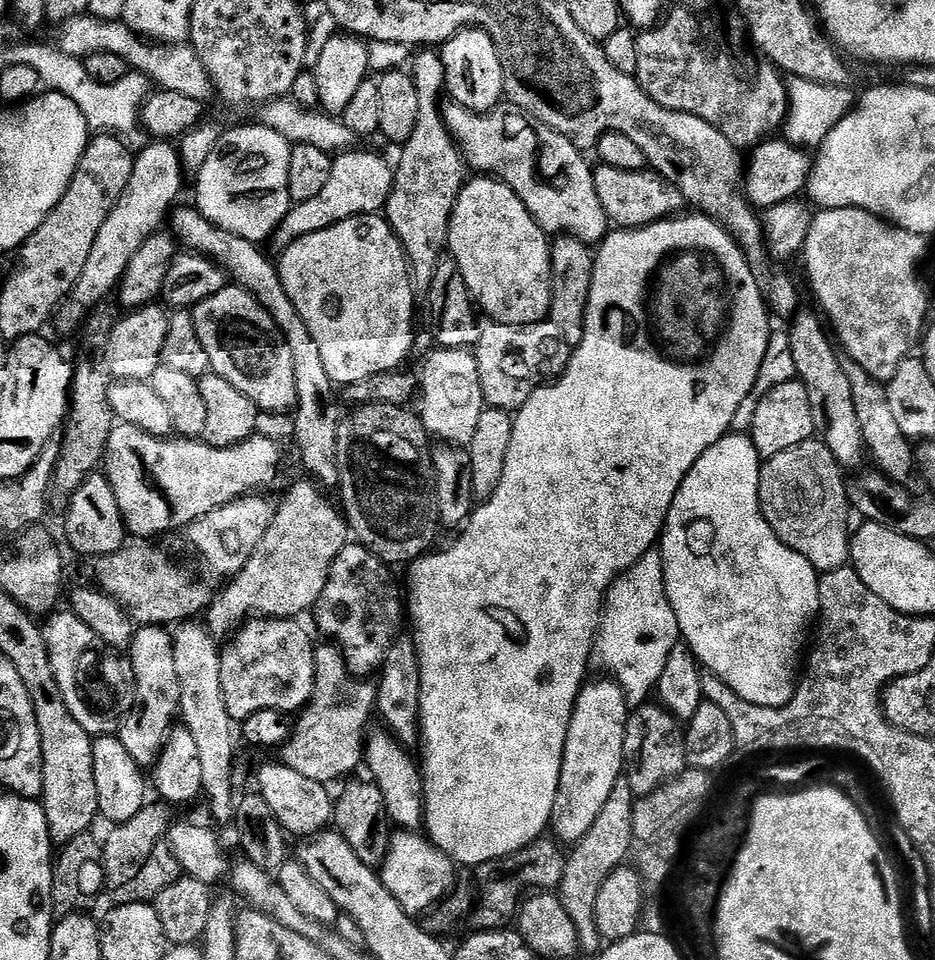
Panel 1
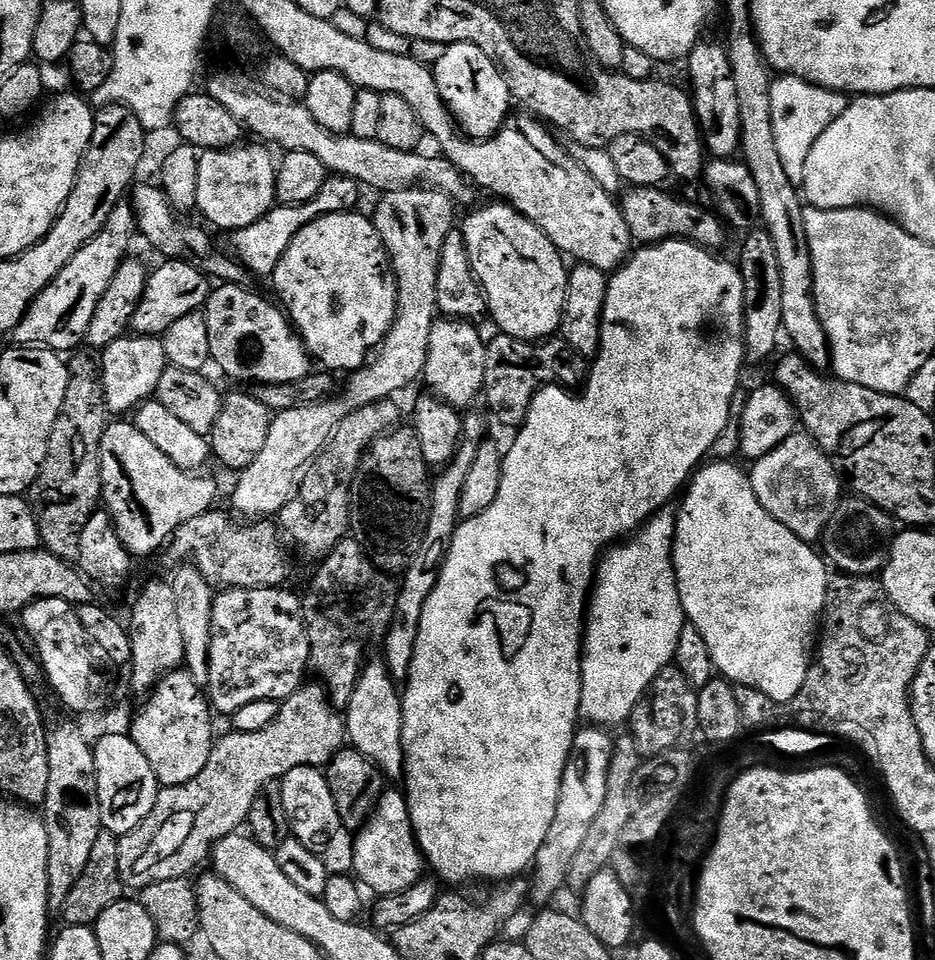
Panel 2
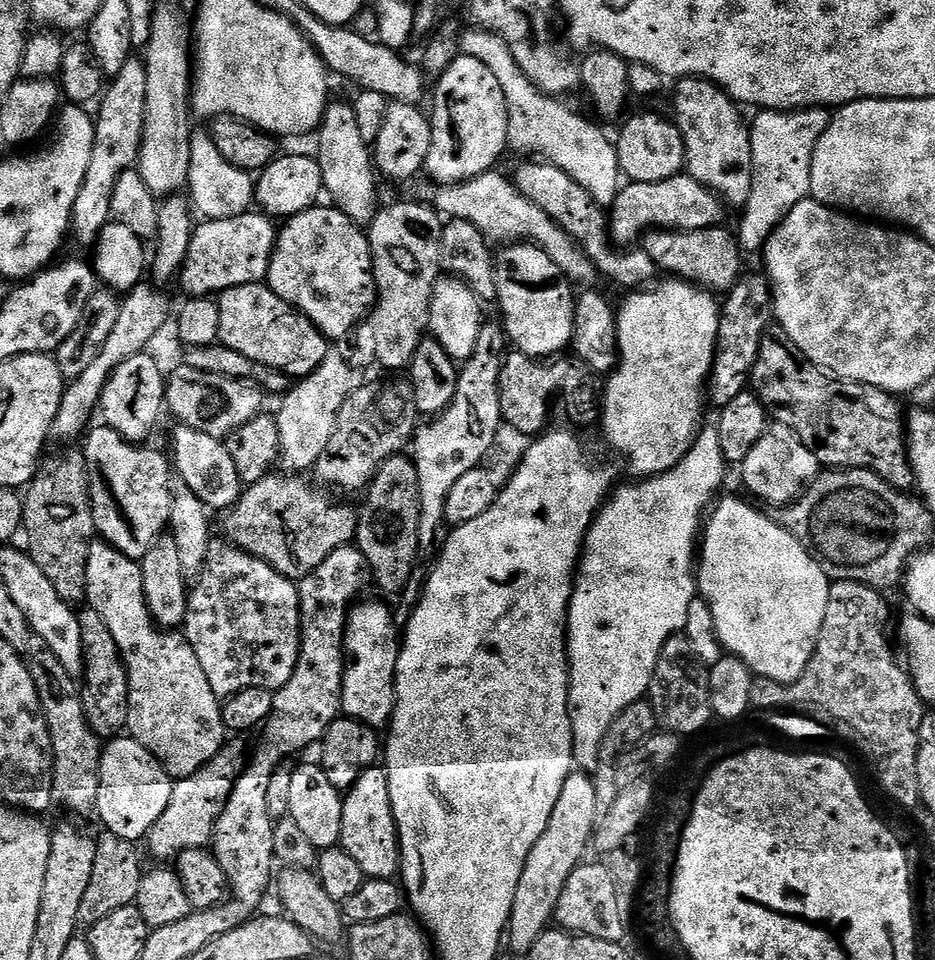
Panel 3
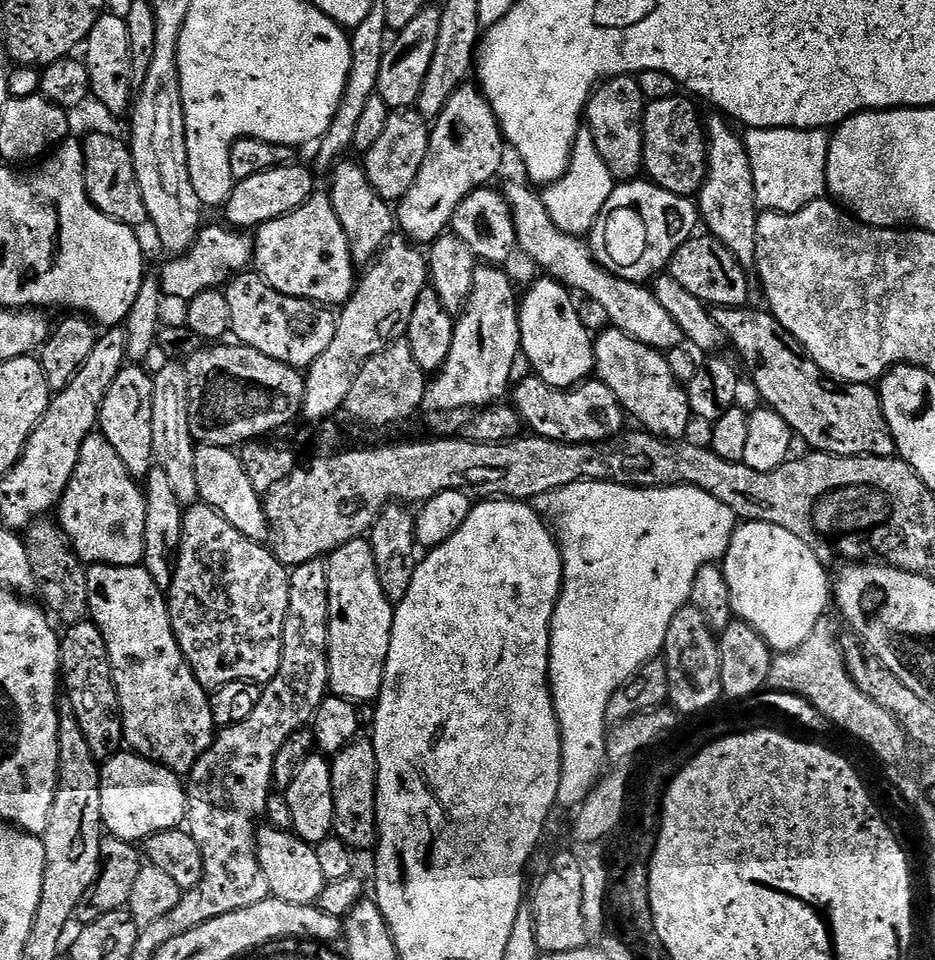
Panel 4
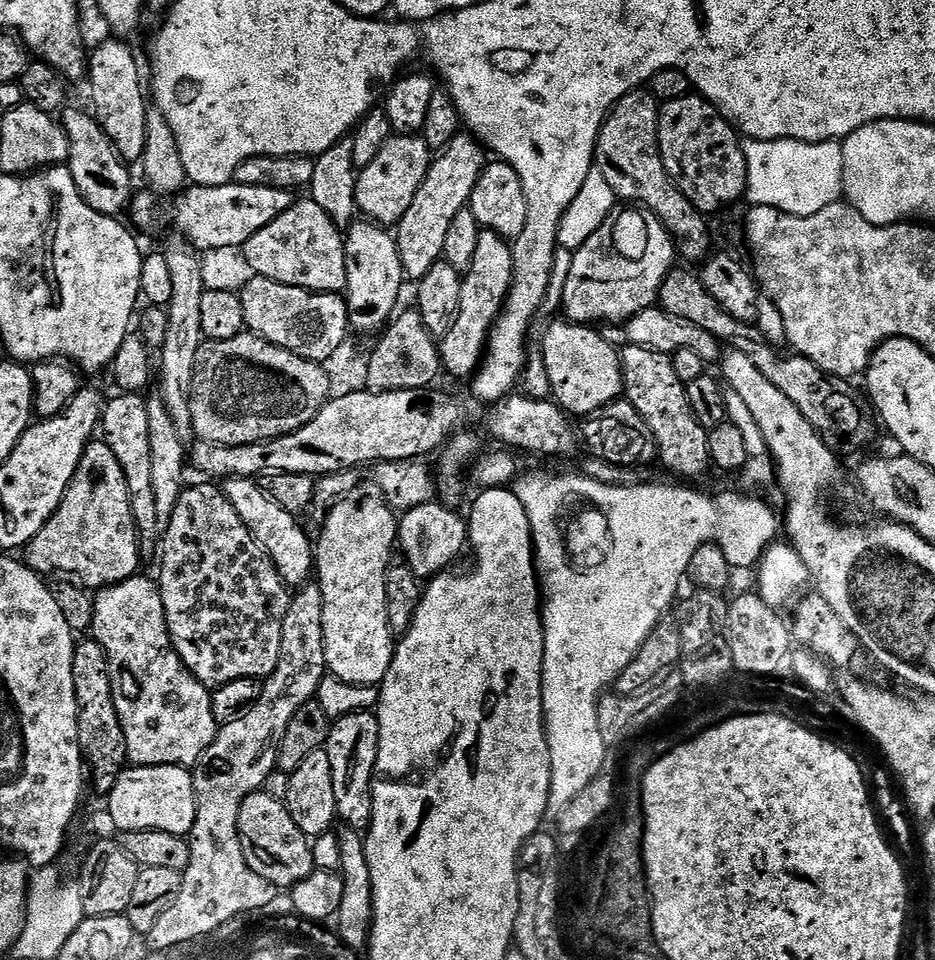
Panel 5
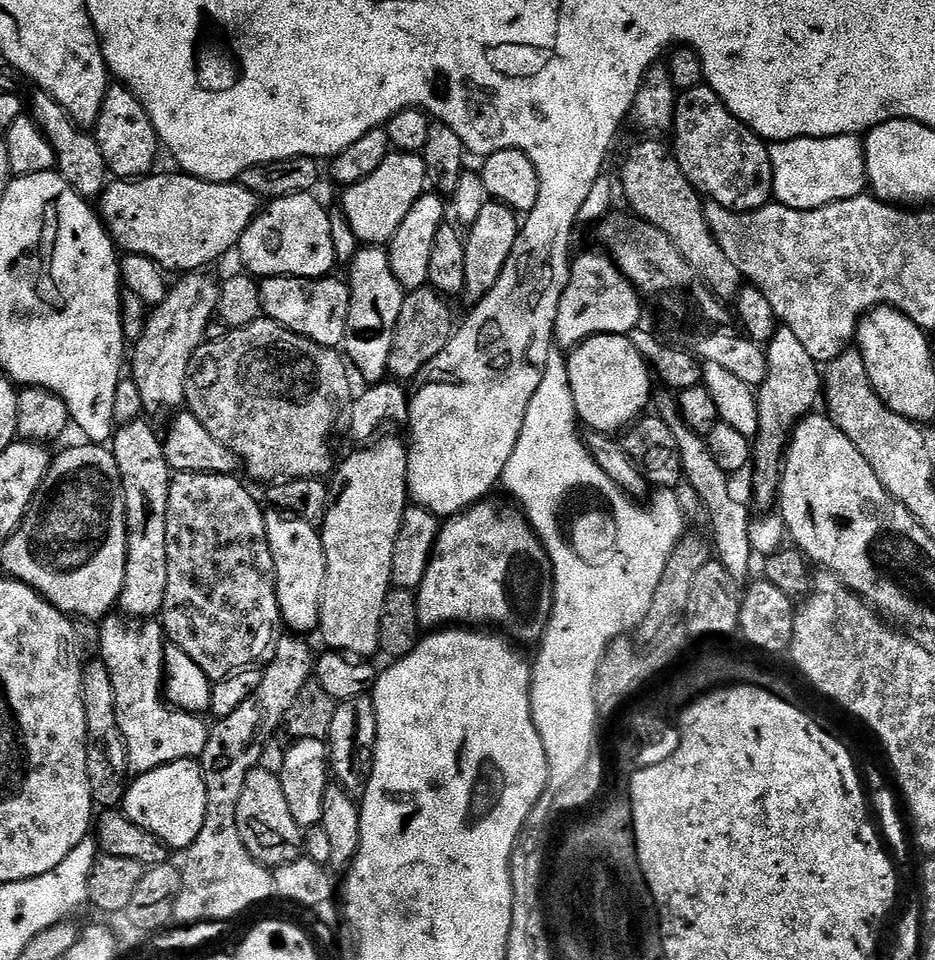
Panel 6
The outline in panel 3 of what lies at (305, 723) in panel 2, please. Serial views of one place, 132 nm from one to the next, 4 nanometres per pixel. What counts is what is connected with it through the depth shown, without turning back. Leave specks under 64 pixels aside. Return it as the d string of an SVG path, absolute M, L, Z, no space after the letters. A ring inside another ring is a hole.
M225 743L218 755L209 764L202 766L202 770L173 783L170 802L166 802L162 818L154 822L146 837L148 852L156 862L172 862L186 850L208 848L211 845L212 835L224 809L228 792L242 771L242 761L245 759L243 756L242 745Z

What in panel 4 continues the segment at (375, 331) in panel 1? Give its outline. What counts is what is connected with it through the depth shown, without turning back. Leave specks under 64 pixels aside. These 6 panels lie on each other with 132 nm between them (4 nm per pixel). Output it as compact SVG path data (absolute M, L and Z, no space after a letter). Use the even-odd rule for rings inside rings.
M313 194L298 210L255 229L254 268L282 294L325 306L343 306L356 290L358 272L352 263L346 230L334 214L331 199L320 195Z

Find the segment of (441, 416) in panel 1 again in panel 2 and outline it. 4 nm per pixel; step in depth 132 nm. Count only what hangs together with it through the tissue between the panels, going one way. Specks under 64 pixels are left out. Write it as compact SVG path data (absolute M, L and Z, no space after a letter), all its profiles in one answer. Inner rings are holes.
M440 318L430 330L430 350L424 367L423 383L428 383L427 391L431 395L458 410L471 409L475 405L472 403L481 399L484 390L488 345L476 328L479 327L467 320Z

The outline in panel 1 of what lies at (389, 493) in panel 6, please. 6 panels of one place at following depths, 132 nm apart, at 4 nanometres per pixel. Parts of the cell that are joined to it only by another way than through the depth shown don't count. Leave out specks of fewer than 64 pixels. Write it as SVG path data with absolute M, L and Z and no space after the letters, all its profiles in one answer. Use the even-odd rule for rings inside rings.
M387 730L367 733L364 741L363 763L368 764L367 775L372 783L382 790L384 813L389 821L400 830L416 830L424 823L424 773L405 745L397 742Z

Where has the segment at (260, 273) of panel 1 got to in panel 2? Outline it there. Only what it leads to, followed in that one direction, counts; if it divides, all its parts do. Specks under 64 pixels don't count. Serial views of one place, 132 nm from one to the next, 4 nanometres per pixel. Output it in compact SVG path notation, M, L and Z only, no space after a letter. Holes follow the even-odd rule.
M137 183L130 192L130 203L132 213L136 215L137 233L153 248L156 252L161 252L161 257L170 260L186 260L194 262L213 281L225 284L247 285L250 280L250 273L235 255L223 252L216 248L212 241L213 233L207 227L199 228L196 224L183 224L181 217L170 206L163 188L159 183L152 184ZM132 196L132 197L131 197ZM208 232L209 233L208 233ZM228 255L228 256L227 256Z

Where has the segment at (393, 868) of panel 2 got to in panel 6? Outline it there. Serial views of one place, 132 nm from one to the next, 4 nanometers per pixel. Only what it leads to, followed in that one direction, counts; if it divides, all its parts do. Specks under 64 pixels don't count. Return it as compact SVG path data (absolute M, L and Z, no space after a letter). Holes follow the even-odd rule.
M371 695L355 696L353 699L337 703L334 710L334 722L330 725L326 739L330 757L330 772L335 783L353 798L363 797L366 786L370 782L379 738L380 714L374 706Z

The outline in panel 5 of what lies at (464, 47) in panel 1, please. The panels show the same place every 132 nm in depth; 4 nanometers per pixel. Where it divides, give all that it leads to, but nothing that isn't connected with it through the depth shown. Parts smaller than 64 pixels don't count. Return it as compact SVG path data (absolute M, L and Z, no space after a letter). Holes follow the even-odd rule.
M471 134L455 136L433 159L422 186L418 186L418 194L414 194L414 202L410 202L410 210L402 214L399 224L394 228L398 254L402 258L404 275L409 281L419 282L426 274L430 274L430 266L442 259L450 222L454 222L455 216L474 194L474 186L485 163L486 149Z

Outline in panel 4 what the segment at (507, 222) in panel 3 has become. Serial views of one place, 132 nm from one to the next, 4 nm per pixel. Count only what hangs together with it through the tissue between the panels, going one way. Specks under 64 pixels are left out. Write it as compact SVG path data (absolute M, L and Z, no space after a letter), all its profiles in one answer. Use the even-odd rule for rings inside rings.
M527 183L524 184L512 184L506 188L519 251L525 252L544 271L541 273L560 281L573 293L581 292L582 295L589 296L608 315L607 323L630 334L630 338L653 350L669 350L668 348L676 348L679 344L683 345L684 334L678 322L674 322L674 318L670 318L670 314L659 305L653 289L644 284L623 280L606 271L598 261L592 259L591 247L581 237L566 234L558 230L558 226L554 226L554 218L550 218L550 210L546 210L543 195Z

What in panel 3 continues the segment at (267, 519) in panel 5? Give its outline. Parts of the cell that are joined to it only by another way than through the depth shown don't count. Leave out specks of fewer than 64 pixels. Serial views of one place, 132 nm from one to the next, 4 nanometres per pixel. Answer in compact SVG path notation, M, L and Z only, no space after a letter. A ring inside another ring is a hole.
M176 426L172 432L170 460L178 476L180 471L179 479L187 488L194 490L194 494L198 494L205 508L227 510L238 502L242 491L238 469L234 467L227 443L221 437L202 434L193 428Z

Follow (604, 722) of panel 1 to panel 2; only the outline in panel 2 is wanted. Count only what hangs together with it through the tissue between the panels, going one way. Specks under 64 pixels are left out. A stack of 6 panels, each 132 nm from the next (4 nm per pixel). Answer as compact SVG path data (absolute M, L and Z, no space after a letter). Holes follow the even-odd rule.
M584 726L572 737L572 749L564 763L562 786L558 794L558 810L554 810L554 822L550 822L546 842L542 842L534 861L536 877L530 880L530 900L533 905L551 905L548 903L555 898L556 891L567 885L570 862L574 862L598 810L602 810L602 801L606 798L606 774L610 774L614 747L613 737L608 737L604 732L607 731L600 726Z

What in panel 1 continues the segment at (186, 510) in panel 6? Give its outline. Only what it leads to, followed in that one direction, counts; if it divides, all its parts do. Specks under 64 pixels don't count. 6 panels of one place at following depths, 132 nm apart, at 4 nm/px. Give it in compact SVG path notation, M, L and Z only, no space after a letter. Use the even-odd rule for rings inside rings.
M252 618L223 645L222 698L226 698L226 710L233 722L242 722L257 710L296 714L312 701L316 681L314 640L296 624L295 619Z

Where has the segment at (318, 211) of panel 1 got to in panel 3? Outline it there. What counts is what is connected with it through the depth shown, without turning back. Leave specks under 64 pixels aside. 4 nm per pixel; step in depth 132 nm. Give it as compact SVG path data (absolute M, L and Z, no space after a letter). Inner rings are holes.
M249 210L229 220L204 220L197 223L192 234L190 250L178 273L178 284L181 284L188 291L189 297L207 296L212 298L234 286L265 283L278 235L277 225L272 224L275 224L273 217L265 216L259 210Z

